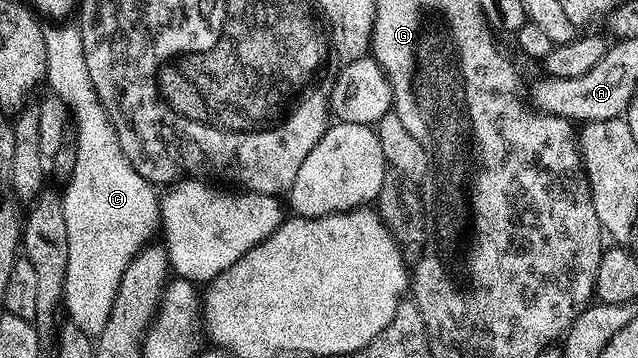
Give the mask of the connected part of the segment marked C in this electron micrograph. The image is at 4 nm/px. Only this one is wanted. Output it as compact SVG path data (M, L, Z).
M45 28L46 85L55 96L66 103L74 122L74 138L77 145L72 177L63 190L66 215L66 287L64 304L67 320L89 335L95 335L106 327L106 319L112 310L122 275L137 253L157 236L160 223L160 203L157 190L142 179L138 171L126 159L110 123L110 115L102 107L90 83L90 70L86 68L86 51L82 47L79 28Z

